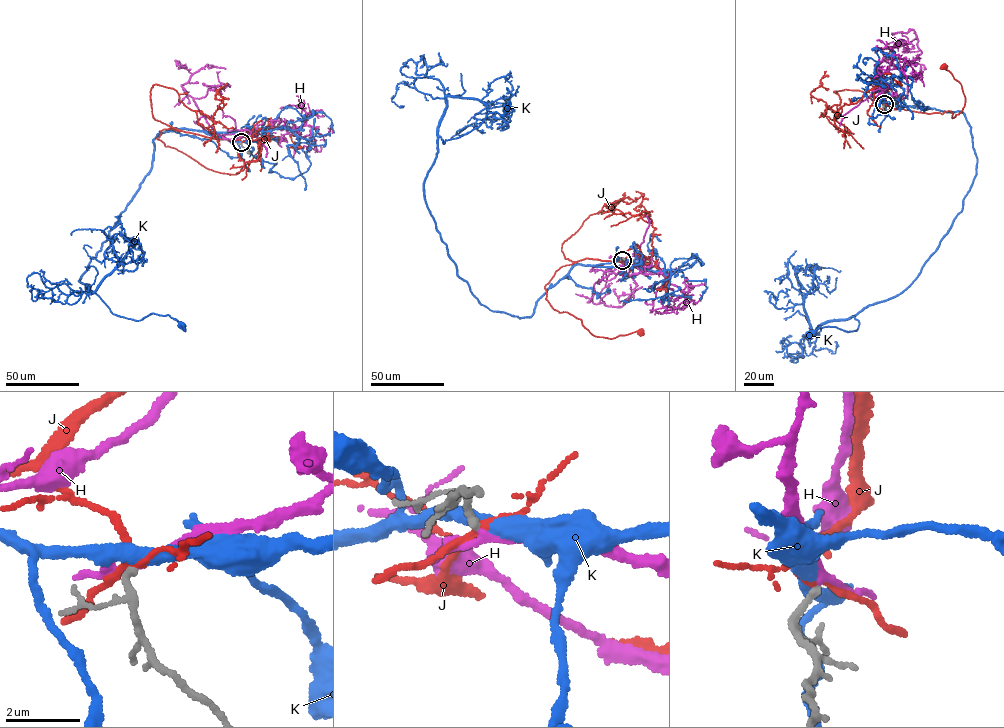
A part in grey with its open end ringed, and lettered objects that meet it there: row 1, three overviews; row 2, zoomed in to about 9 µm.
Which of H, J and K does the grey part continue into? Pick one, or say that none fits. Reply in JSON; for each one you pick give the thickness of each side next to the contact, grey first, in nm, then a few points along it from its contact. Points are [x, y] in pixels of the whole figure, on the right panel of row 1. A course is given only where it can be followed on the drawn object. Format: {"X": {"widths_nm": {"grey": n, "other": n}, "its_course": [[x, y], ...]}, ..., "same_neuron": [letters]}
{"H": {"widths_nm": {"grey": 190, "other": 170}, "its_course": [[884, 104], [889, 85], [899, 102], [907, 95], [901, 70], [921, 52], [915, 39], [880, 49]]}, "same_neuron": ["H"]}

